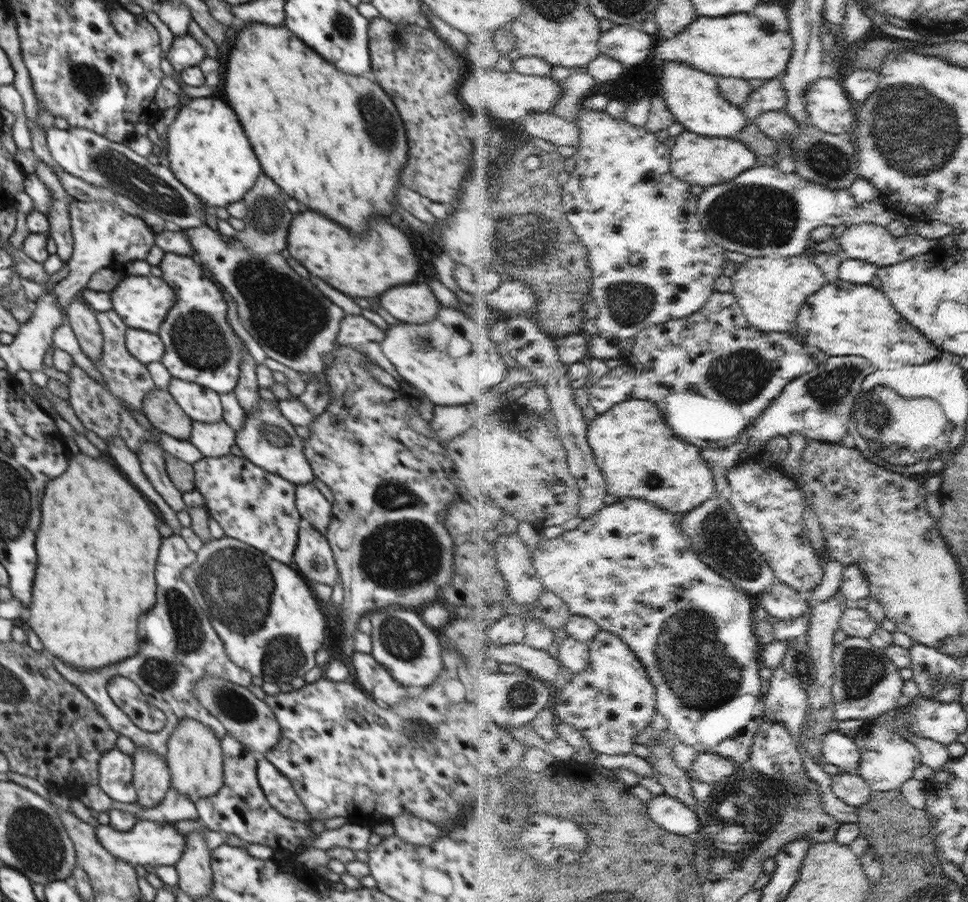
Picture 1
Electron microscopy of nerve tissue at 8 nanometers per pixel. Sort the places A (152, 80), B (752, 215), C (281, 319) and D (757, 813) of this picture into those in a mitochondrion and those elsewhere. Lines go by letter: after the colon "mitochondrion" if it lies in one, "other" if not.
A: other
B: mitochondrion
C: mitochondrion
D: mitochondrion

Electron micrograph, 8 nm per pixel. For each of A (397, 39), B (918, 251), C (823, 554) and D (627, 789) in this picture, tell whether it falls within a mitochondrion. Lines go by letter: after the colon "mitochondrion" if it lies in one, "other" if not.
A: mitochondrion
B: other
C: other
D: other

